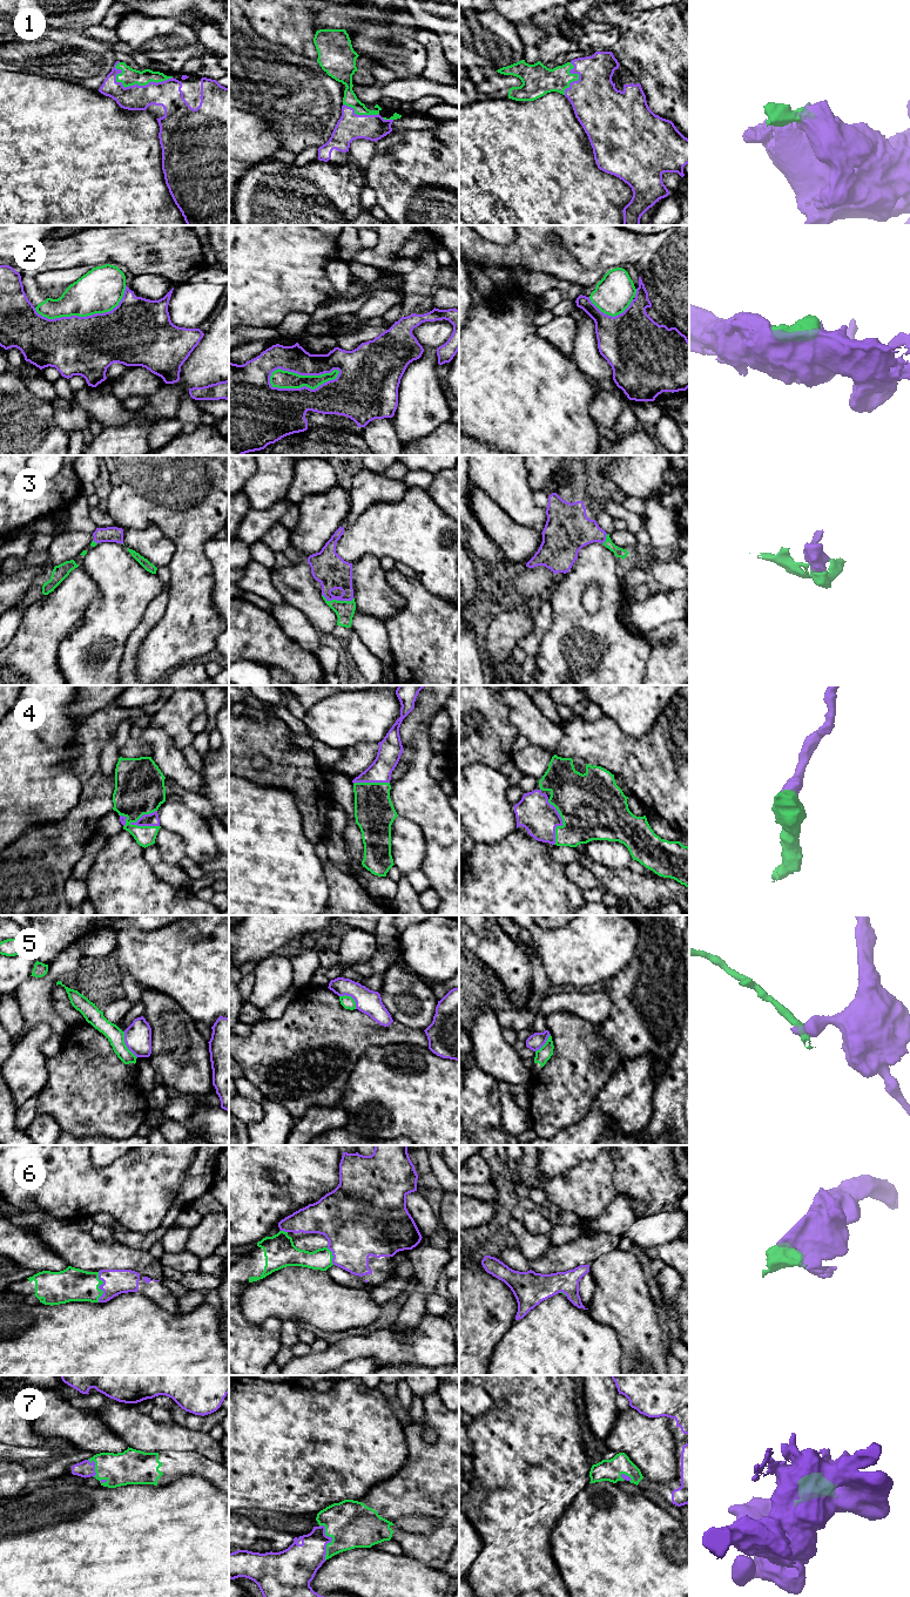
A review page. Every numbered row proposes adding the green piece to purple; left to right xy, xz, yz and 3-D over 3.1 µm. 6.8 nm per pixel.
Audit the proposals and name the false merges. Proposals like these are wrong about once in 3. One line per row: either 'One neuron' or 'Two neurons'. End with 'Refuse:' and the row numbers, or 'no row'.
1: One neuron
2: Two neurons
3: One neuron
4: One neuron
5: Two neurons
6: One neuron
7: One neuron
Refuse: 2, 5

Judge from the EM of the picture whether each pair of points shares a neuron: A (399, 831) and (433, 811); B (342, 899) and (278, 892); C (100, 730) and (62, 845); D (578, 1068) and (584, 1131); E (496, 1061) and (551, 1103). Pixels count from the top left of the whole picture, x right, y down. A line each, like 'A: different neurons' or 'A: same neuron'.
A: different neurons
B: different neurons
C: same neuron
D: different neurons
E: different neurons

